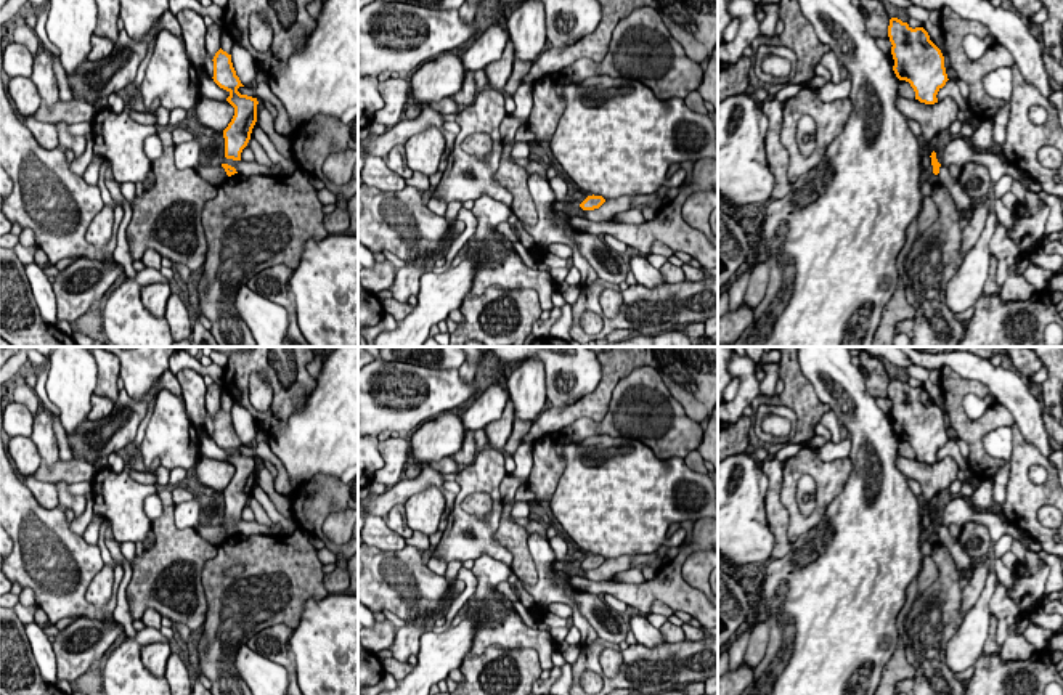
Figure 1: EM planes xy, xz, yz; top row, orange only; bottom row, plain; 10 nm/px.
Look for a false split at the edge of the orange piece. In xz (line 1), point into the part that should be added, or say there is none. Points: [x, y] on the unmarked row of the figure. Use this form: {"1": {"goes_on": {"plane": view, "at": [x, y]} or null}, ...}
{"1": {"goes_on": null}}

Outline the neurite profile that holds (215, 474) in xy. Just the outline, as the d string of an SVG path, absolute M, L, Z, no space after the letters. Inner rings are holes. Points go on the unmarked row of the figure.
M199 453L193 472L202 486L209 486L215 493L220 493L231 482L234 467L228 461L206 457Z

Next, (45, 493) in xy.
M35 475L24 480L37 502L45 509L55 509L59 504L58 490L55 483L42 482Z

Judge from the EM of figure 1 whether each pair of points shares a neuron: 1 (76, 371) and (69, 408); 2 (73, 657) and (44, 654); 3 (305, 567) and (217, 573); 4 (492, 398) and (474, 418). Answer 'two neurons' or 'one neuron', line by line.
1: one neuron
2: two neurons
3: one neuron
4: one neuron

